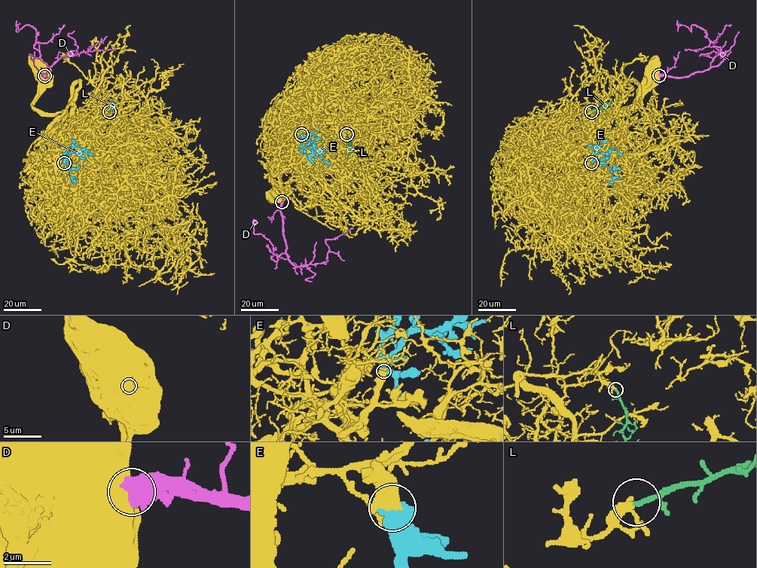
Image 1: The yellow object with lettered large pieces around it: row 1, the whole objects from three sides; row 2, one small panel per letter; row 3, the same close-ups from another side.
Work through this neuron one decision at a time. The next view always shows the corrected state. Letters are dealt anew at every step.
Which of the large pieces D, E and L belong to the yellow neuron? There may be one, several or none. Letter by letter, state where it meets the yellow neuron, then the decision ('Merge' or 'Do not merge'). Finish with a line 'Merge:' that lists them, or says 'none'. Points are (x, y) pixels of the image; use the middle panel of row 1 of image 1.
D: Touches yellow at (282, 202). Do not merge
E: Touches yellow at (301, 134). Merge
L: Touches yellow at (346, 134). Merge
Merge: E, L

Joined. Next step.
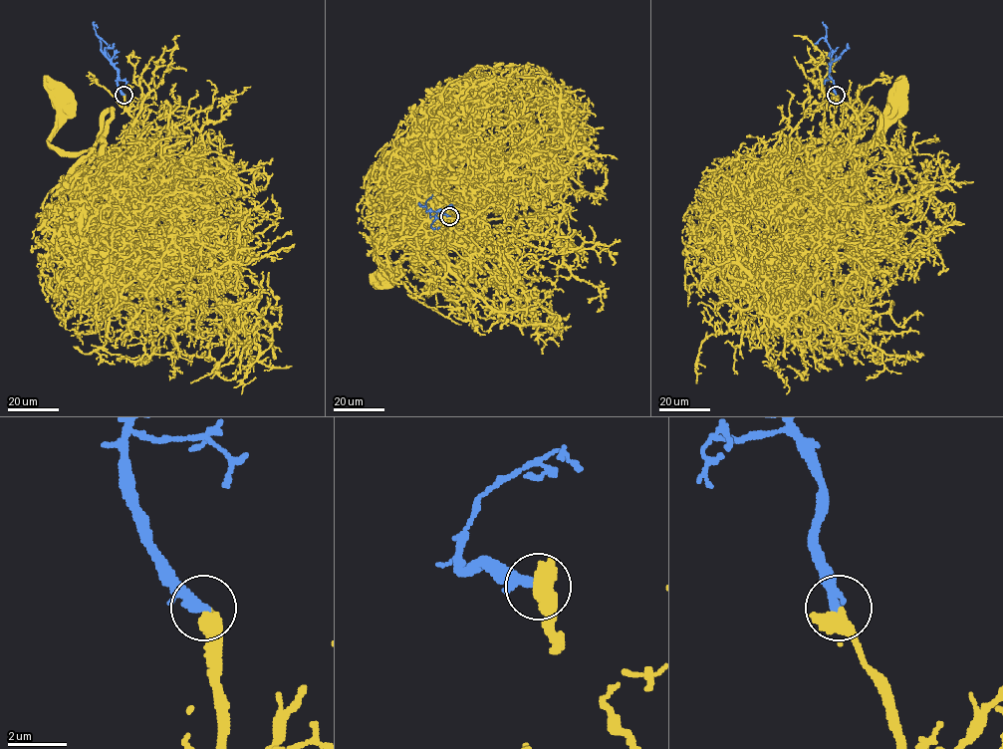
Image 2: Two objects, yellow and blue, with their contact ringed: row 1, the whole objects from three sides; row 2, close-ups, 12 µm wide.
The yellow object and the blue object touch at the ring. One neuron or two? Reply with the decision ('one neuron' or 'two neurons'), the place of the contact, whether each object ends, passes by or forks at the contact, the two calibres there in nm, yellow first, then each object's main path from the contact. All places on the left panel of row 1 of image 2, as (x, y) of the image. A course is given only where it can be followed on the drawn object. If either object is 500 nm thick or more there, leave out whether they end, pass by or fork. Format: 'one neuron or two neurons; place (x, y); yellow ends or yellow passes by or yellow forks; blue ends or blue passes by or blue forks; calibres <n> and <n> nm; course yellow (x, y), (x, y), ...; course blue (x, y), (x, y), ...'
one neuron; place (124, 95); calibres 650 and 240 nm; course yellow (124, 95), (136, 143), (113, 177), (82, 167), (88, 150), (49, 145), (62, 107); course blue (124, 95), (118, 84), (118, 70), (101, 50), (94, 22)

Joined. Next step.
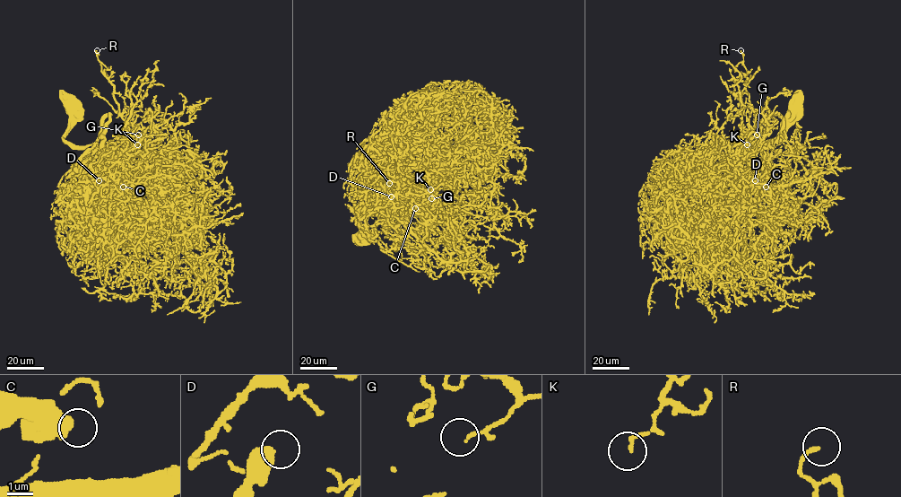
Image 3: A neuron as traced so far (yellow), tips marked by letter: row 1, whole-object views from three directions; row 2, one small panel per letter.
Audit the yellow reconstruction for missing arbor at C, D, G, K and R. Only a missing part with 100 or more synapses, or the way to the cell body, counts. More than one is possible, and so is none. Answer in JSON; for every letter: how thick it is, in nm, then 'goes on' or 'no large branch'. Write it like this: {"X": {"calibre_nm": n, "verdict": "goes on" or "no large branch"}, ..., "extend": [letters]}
{"C": {"calibre_nm": 600, "verdict": "no large branch"}, "D": {"calibre_nm": 600, "verdict": "no large branch"}, "G": {"calibre_nm": 90, "verdict": "no large branch"}, "K": {"calibre_nm": 120, "verdict": "no large branch"}, "R": {"calibre_nm": 140, "verdict": "no large branch"}, "extend": []}

